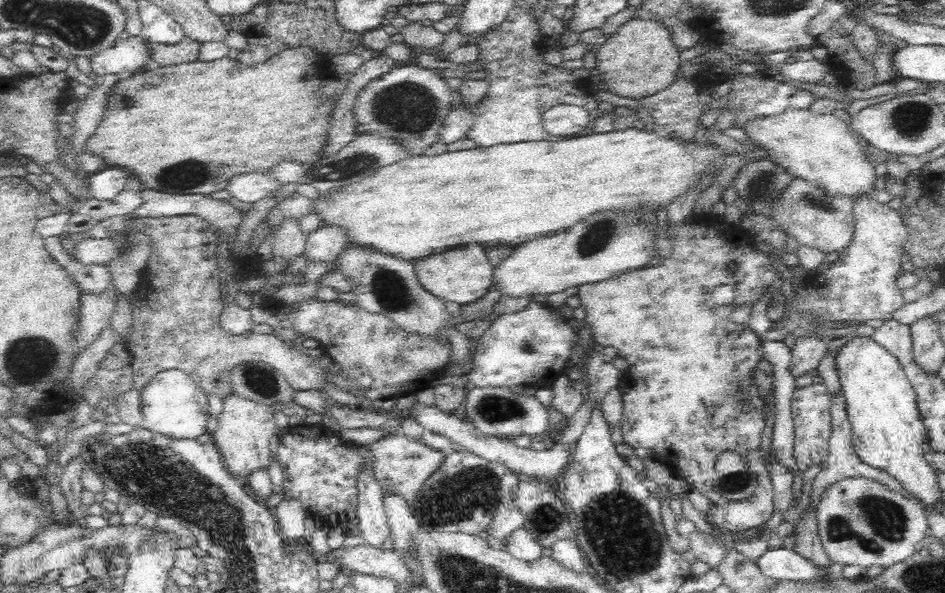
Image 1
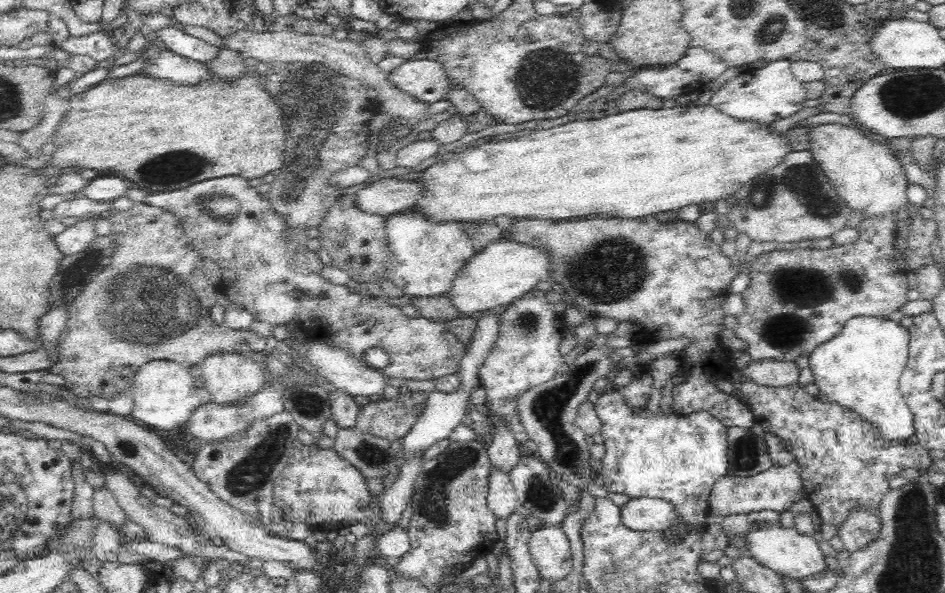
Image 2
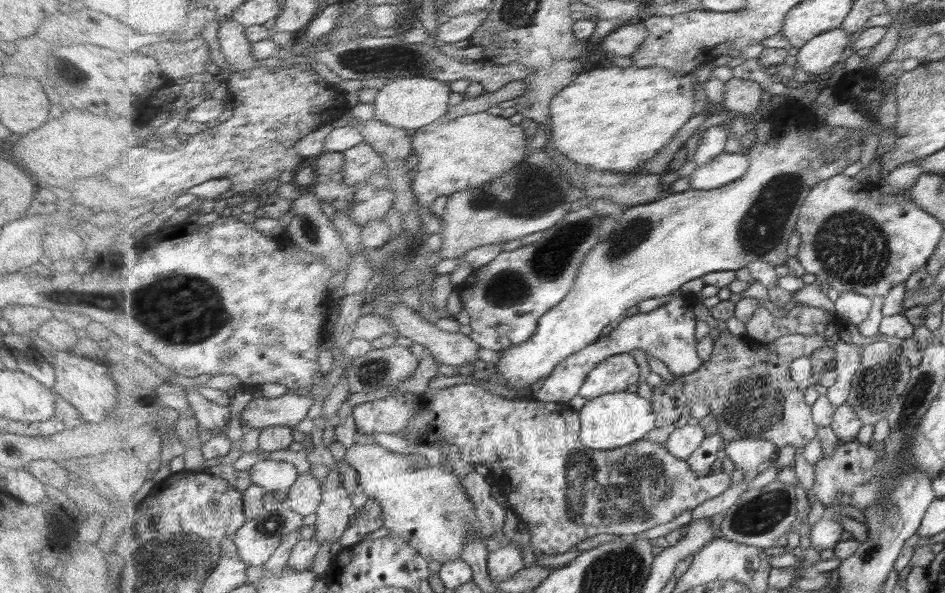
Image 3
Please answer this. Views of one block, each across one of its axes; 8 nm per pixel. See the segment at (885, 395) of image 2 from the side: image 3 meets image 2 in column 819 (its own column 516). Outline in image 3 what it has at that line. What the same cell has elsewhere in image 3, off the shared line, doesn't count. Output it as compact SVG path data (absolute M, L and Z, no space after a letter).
M822 122L821 124L805 124L805 126L801 126L799 130L789 130L787 134L781 134L781 130L773 136L771 141L766 142L755 142L755 144L749 148L747 156L749 157L749 171L747 174L741 179L732 182L731 184L725 185L721 188L714 188L713 190L693 190L691 188L683 191L681 193L669 193L667 196L663 196L661 200L657 200L655 202L651 202L649 204L641 204L639 206L627 207L625 208L625 212L623 216L617 220L617 226L613 232L611 232L611 236L606 240L603 240L598 246L592 250L592 252L586 257L586 261L581 264L580 270L577 276L576 286L573 288L572 292L565 297L565 300L561 304L558 304L555 308L552 308L551 311L545 313L545 316L542 316L539 320L539 326L537 326L537 330L533 336L531 336L532 340L529 340L527 343L522 343L517 347L509 348L507 351L501 352L501 358L497 364L495 364L495 368L497 368L497 374L501 376L505 382L507 382L507 386L513 390L517 390L519 387L529 386L531 384L535 384L537 380L545 380L547 377L552 376L553 371L556 370L557 367L560 366L561 363L564 363L569 356L578 354L580 351L583 351L586 347L589 347L591 344L599 341L601 338L601 334L603 334L603 330L605 330L605 326L609 326L611 322L615 322L619 319L623 319L625 316L625 312L631 308L631 306L635 306L635 304L639 304L639 302L643 302L643 300L649 300L649 298L659 298L662 296L673 295L673 292L679 291L679 288L683 286L683 284L687 284L687 282L691 282L691 280L695 280L696 278L702 279L706 275L713 273L714 271L736 271L740 268L746 268L751 262L755 260L765 260L773 265L786 265L787 260L789 260L790 256L787 255L787 246L789 245L789 240L793 235L793 232L796 232L796 225L798 224L798 219L800 218L800 209L802 205L805 203L807 198L807 194L809 194L810 190L821 181L833 178L833 176L842 175L843 170L845 170L845 166L849 166L849 164L843 163L843 161L837 161L835 163L831 162L801 162L803 158L805 160L817 160L819 156L823 158L823 153L825 153L825 148L831 147L831 145L835 145L835 143L839 143L843 137L849 138L852 135L851 130L847 128L830 126L826 122Z

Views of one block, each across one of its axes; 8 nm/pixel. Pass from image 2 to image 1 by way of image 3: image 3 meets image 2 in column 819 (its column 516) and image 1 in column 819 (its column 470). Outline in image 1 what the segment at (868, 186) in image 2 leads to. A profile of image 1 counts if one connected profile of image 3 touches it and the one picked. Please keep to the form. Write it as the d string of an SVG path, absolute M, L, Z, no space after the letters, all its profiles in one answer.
M786 109L772 116L755 116L740 128L756 148L768 152L770 162L784 168L793 178L812 183L828 196L851 197L868 193L874 188L876 174L863 157L857 140L844 120L832 114L818 114L808 109Z

